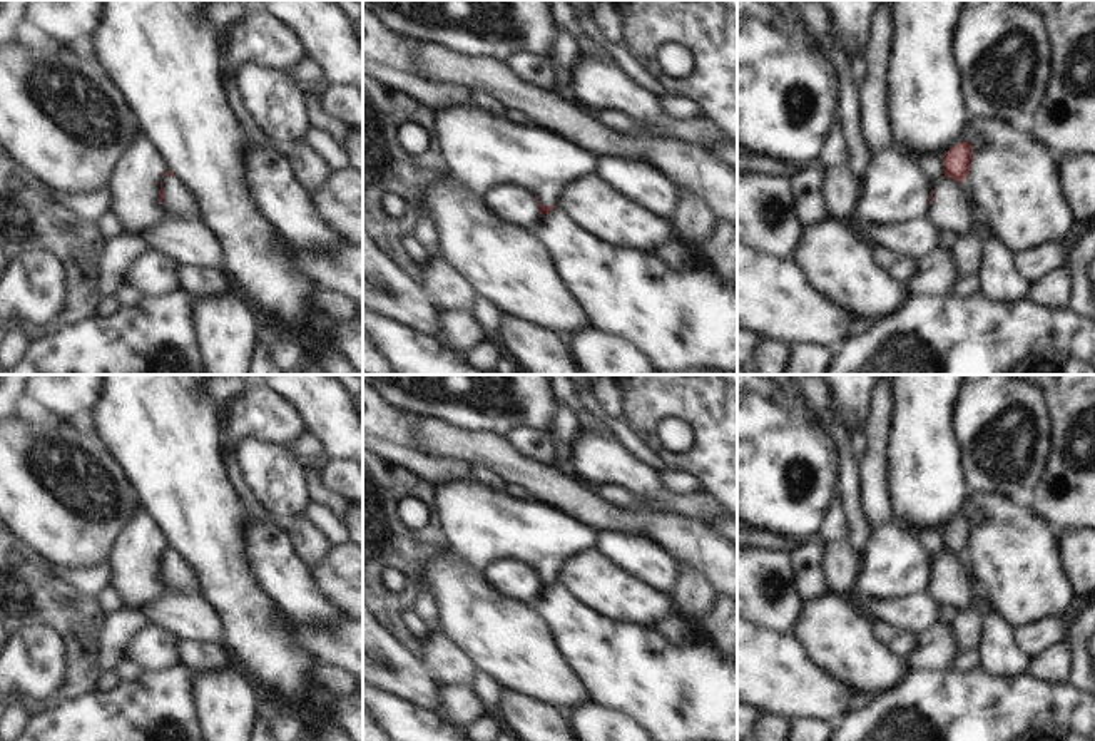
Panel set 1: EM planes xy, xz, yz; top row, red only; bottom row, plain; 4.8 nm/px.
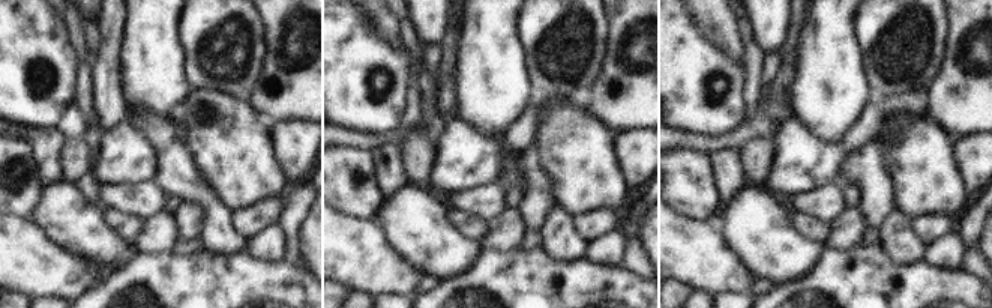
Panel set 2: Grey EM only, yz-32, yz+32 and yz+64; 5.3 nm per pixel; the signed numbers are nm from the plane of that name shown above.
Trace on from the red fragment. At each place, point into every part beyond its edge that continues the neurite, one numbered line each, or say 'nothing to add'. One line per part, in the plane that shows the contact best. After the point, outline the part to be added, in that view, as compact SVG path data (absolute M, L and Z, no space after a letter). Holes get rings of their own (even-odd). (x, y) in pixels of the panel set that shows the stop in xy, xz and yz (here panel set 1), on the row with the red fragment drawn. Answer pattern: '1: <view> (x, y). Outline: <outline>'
1: xy (178, 201). Outline: M174 176L162 177L164 214L181 221L199 219L199 206L189 189Z

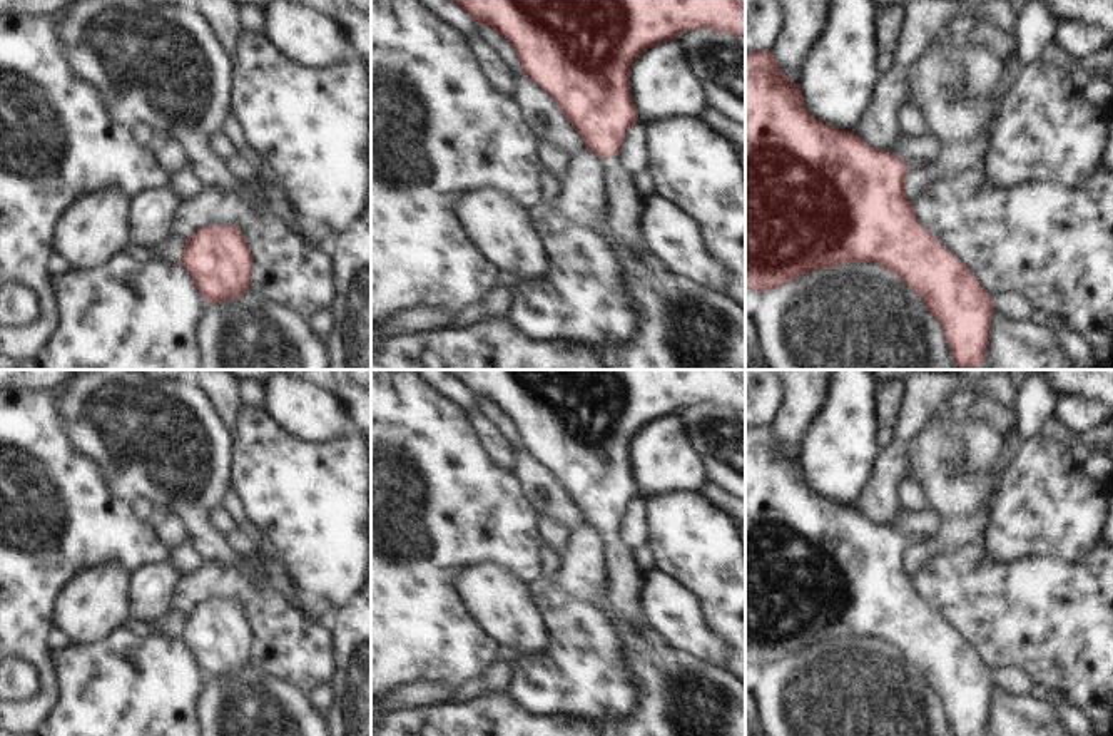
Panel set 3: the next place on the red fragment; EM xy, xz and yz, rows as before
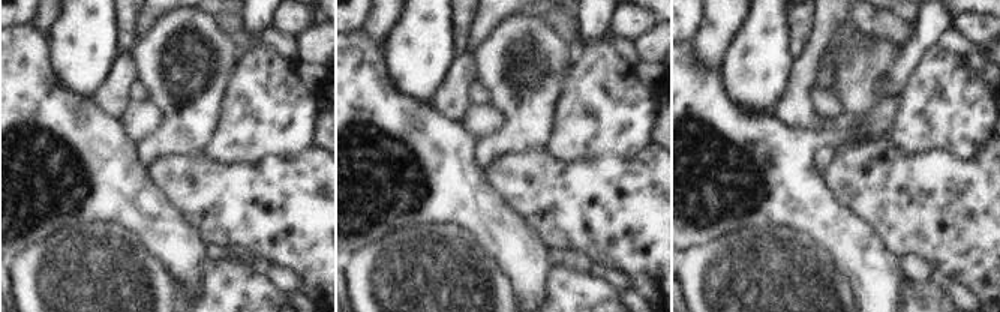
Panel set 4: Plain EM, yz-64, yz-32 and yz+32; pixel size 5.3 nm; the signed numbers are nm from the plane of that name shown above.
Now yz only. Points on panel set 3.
1: yz (914, 164). Outline: M907 159L906 162L909 164L909 172L928 171L936 166L934 159Z

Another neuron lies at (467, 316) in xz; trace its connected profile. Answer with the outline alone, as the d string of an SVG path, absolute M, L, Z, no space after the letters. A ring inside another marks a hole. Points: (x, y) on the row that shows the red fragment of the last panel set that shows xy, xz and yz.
M473 303L468 308L461 308L460 311L456 311L451 326L458 326L458 328L471 326L483 319L485 319L485 313L481 303Z

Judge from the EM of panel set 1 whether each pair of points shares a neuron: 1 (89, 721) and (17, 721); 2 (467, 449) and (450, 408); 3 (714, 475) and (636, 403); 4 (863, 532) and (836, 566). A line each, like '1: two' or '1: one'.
1: two
2: two
3: one
4: two

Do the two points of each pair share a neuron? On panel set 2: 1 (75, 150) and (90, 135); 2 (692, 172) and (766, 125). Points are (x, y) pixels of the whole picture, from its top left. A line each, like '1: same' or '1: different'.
1: different
2: different

